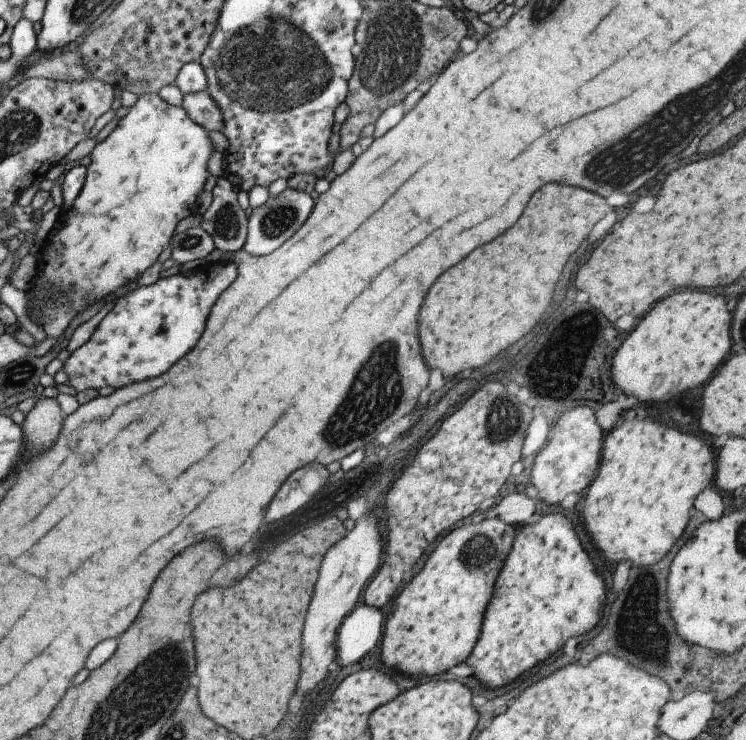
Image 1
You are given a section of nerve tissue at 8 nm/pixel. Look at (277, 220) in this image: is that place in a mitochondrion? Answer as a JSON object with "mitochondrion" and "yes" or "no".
{"mitochondrion":"yes"}

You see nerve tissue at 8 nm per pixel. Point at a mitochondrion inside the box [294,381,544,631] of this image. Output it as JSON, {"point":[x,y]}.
{"point":[502,421]}

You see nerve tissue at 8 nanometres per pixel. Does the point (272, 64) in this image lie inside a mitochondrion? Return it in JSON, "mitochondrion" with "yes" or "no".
{"mitochondrion":"yes"}

